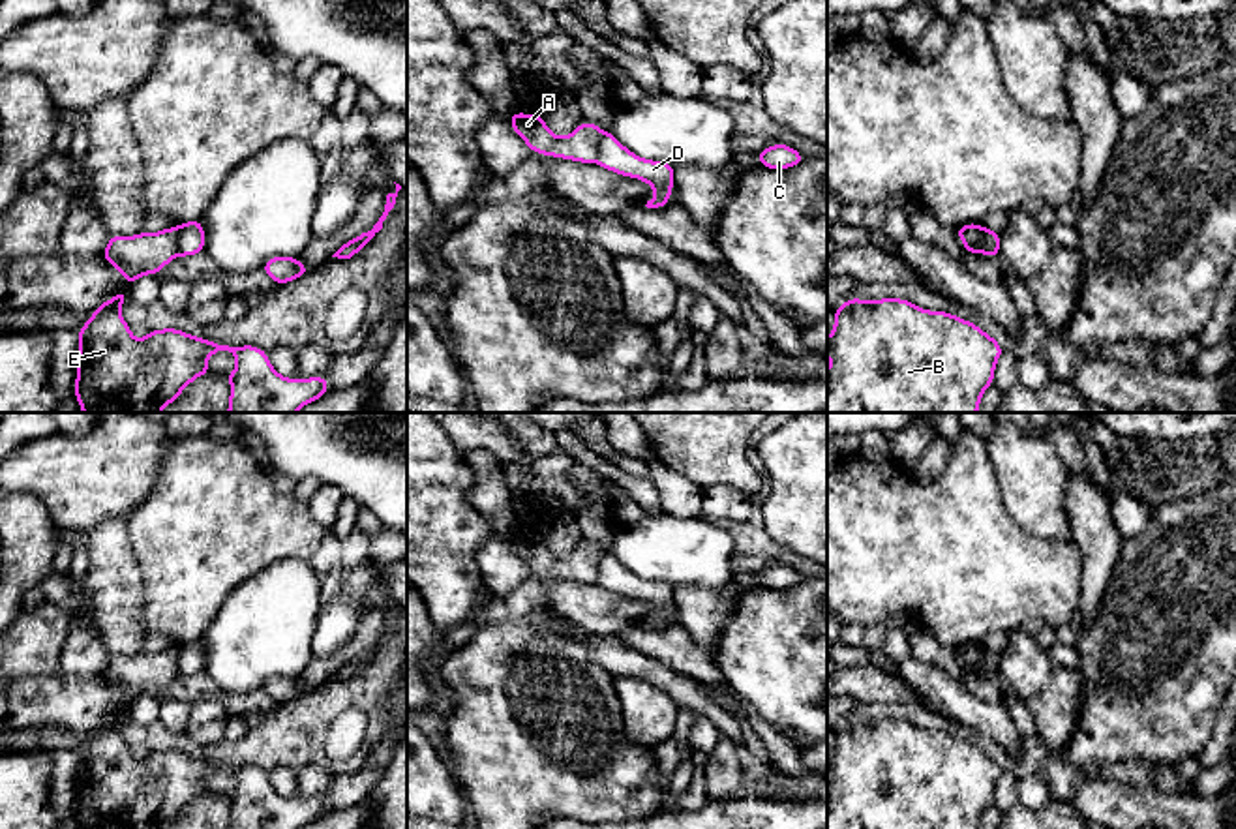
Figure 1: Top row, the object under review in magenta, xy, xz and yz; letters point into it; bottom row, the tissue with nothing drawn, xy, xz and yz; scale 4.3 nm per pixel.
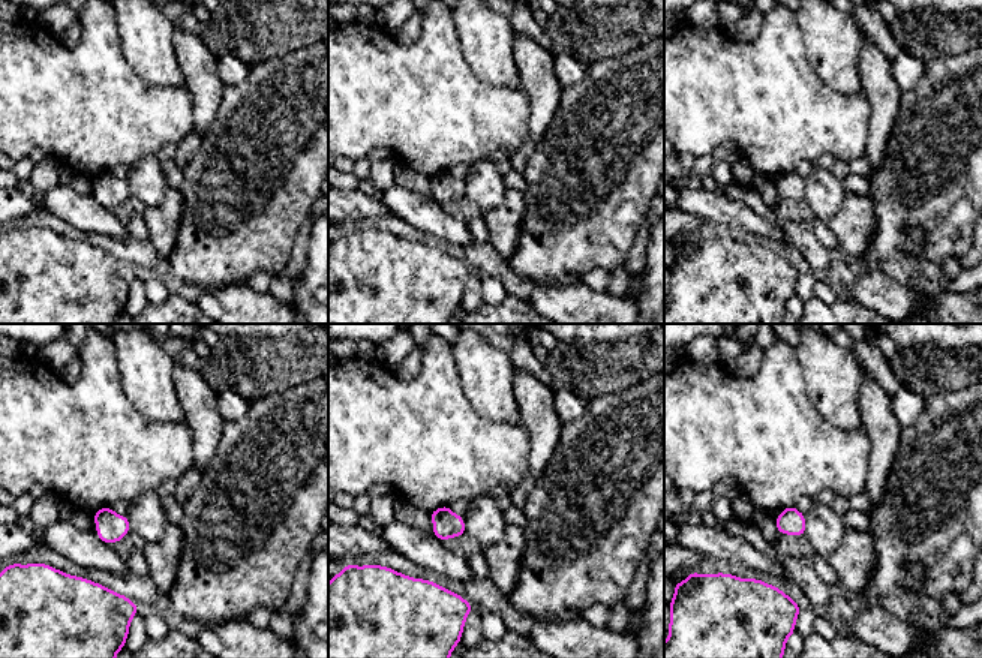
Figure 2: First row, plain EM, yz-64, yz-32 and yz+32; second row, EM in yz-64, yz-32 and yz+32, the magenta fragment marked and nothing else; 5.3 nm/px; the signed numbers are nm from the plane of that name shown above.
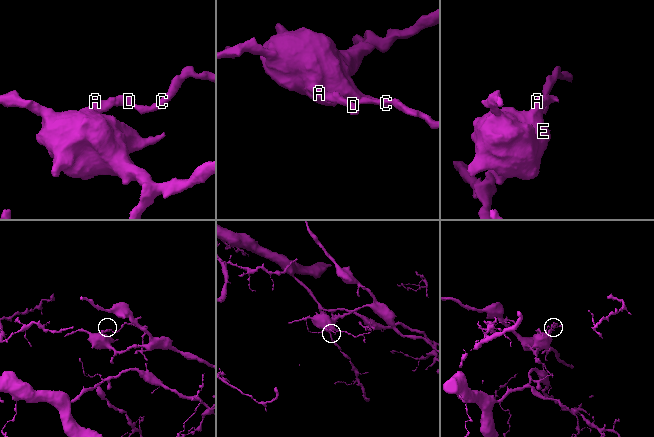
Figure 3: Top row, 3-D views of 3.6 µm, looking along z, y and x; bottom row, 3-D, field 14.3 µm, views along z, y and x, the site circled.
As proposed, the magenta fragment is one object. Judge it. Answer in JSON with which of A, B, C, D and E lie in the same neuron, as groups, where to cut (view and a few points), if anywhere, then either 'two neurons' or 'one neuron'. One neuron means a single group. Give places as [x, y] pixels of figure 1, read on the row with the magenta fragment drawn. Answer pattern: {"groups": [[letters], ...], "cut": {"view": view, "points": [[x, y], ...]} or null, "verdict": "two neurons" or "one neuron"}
{"groups": [["A", "B", "E"], ["C", "D"]], "cut": {"view": "xz", "points": [[604, 134], [595, 160]]}, "verdict": "two neurons"}

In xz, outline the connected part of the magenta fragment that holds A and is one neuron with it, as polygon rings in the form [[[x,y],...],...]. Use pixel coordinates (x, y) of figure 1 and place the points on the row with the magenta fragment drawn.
[[[514,113],[508,122],[533,152],[580,163],[596,161],[604,137],[602,128],[589,122],[581,122],[568,137],[555,137],[538,113]]]

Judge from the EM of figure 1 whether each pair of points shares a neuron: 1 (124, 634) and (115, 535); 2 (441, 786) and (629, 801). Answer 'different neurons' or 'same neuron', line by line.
1: same neuron
2: different neurons

